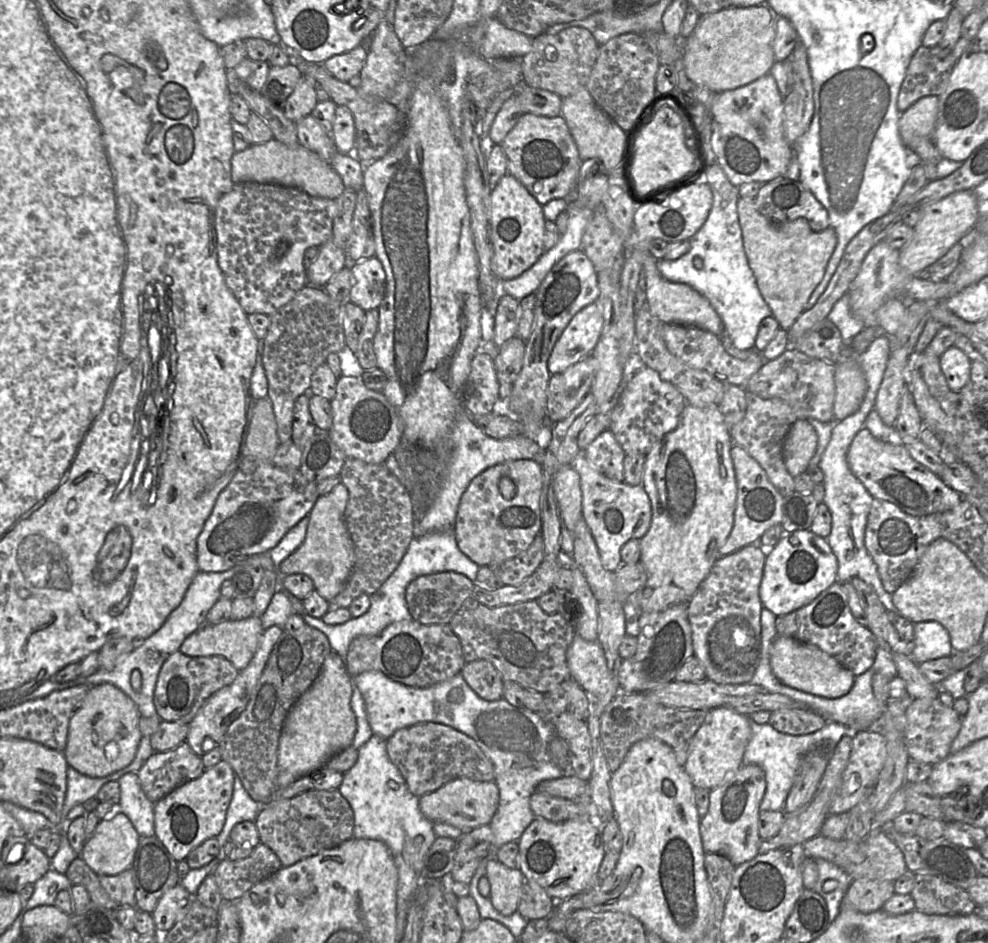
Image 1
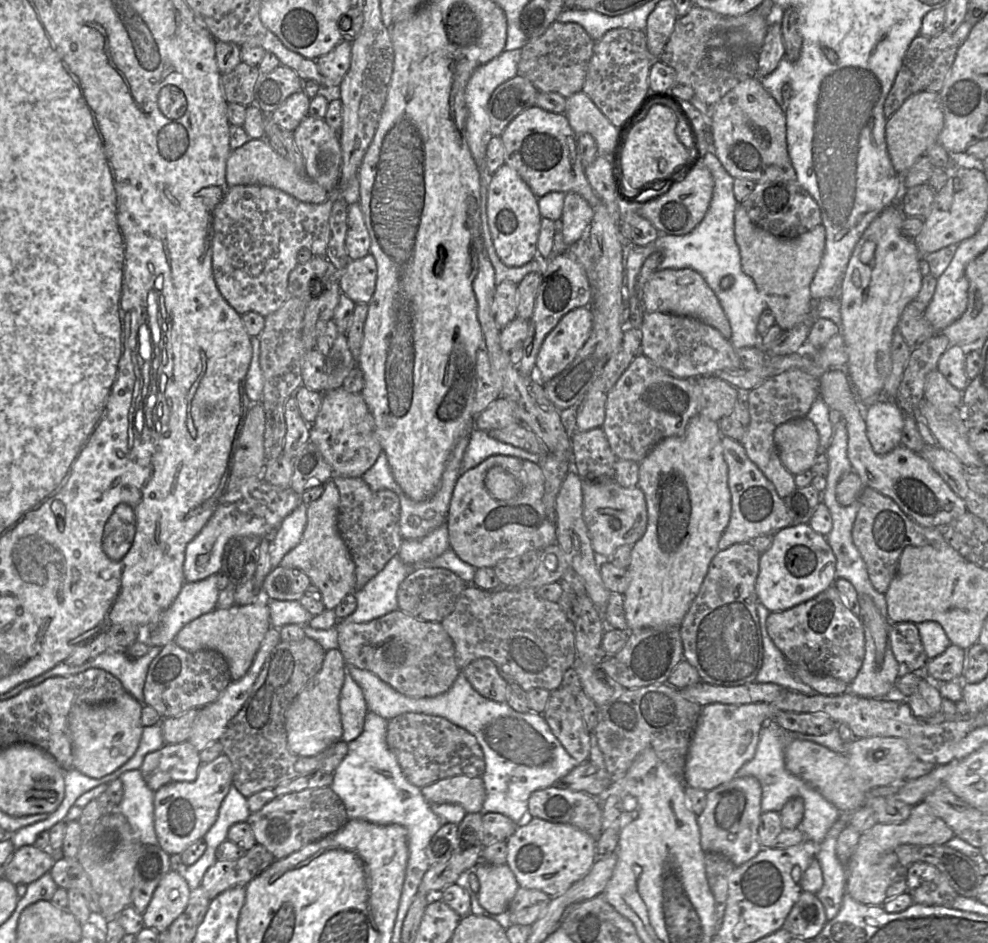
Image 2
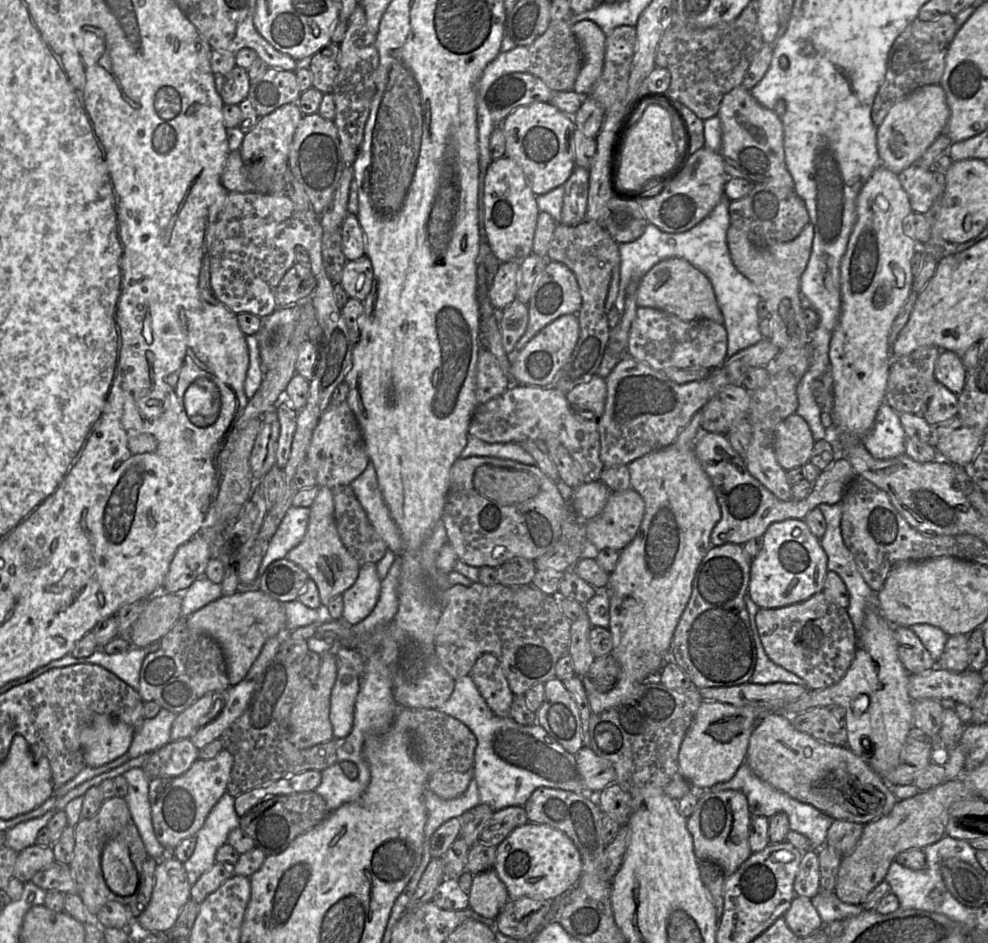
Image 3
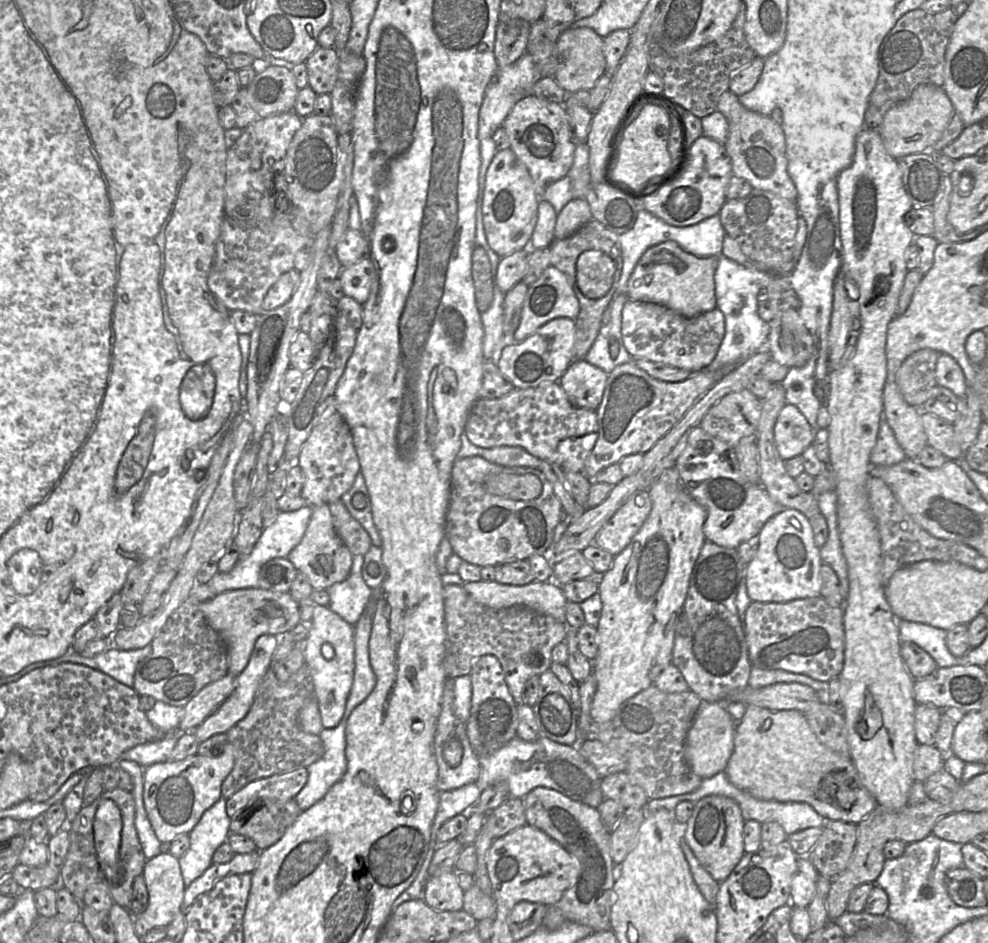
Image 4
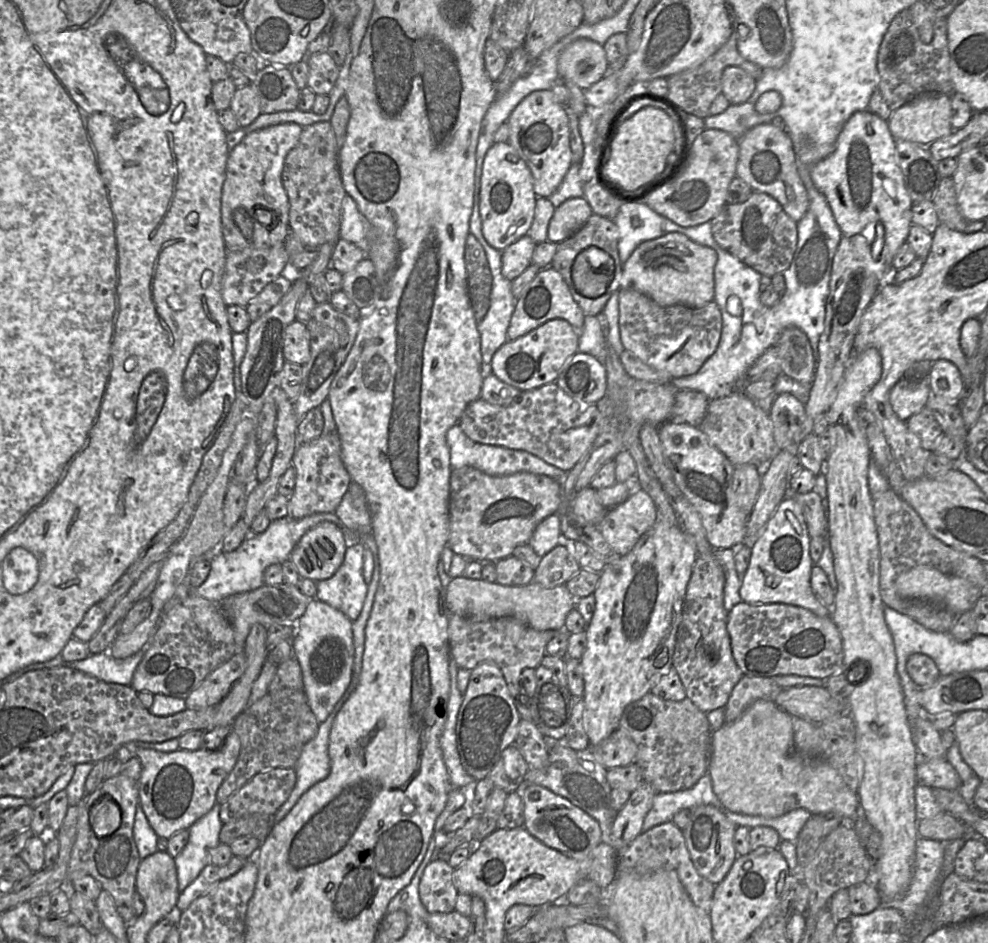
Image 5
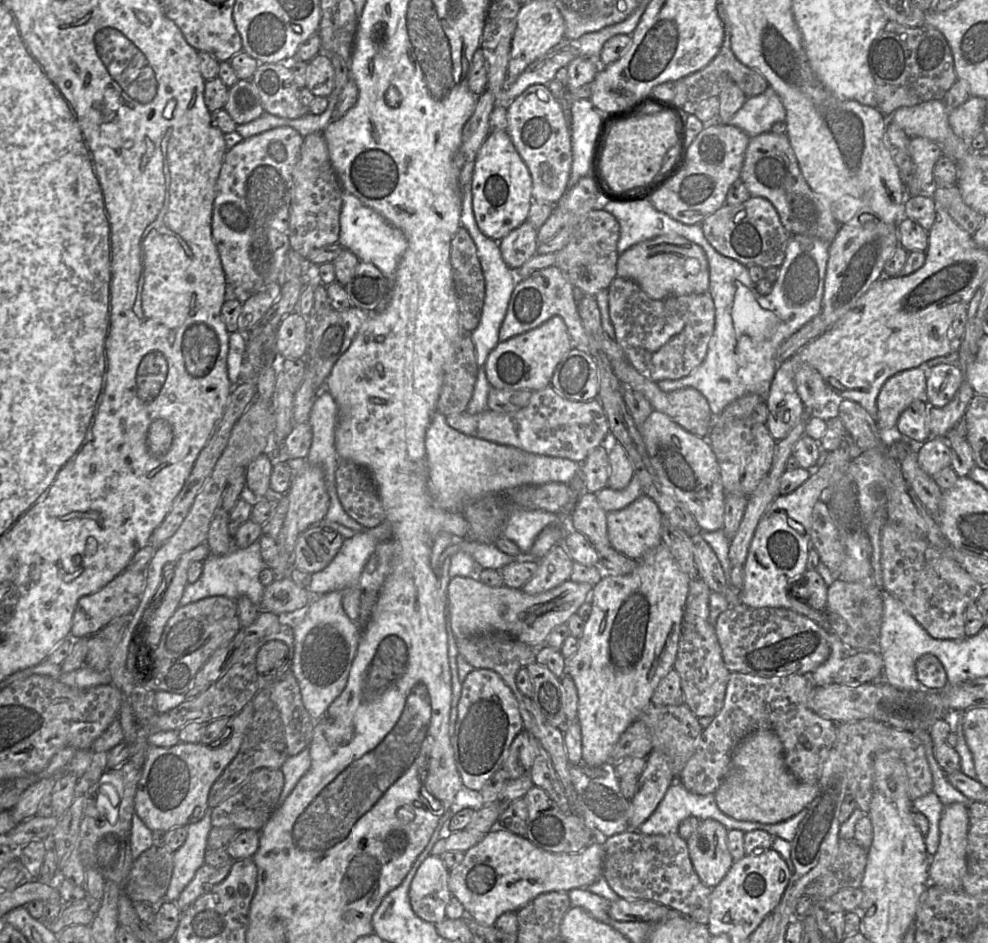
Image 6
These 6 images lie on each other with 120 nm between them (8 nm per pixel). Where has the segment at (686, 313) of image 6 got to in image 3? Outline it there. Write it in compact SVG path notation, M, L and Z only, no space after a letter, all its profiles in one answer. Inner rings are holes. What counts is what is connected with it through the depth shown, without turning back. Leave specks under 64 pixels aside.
M638 307L629 332L628 355L661 372L667 368L714 369L728 358L727 330L709 319L687 321L658 309Z

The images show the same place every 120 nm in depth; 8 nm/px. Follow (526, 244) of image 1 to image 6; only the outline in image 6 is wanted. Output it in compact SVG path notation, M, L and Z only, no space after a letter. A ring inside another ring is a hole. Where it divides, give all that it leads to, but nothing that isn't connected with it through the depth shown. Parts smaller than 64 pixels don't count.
M507 130L490 132L478 151L472 177L472 200L479 229L498 242L527 220L532 204L532 177Z

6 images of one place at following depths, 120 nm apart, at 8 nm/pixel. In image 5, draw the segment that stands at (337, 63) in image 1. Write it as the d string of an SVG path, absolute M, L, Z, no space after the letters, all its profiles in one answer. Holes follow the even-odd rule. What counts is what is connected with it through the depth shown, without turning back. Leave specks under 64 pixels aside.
M328 52L309 55L307 87L316 95L329 95L339 75L339 67Z

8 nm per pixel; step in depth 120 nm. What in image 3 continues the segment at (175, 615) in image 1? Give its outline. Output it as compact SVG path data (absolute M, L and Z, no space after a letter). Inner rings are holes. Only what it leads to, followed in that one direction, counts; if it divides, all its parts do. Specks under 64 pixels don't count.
M205 576L197 578L191 586L181 593L181 617L188 617L221 596L221 584L216 584Z

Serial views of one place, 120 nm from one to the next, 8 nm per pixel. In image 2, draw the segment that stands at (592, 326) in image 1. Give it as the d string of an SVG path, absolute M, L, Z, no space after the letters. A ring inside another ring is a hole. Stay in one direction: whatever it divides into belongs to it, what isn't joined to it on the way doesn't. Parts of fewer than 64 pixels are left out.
M589 306L565 314L543 341L532 371L533 381L547 382L562 372L588 340L593 326Z

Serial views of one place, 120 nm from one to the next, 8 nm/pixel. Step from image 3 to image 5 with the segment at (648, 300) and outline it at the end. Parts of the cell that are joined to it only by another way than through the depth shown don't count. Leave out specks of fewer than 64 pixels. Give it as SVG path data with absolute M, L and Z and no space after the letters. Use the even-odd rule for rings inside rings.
M671 232L636 247L622 265L620 286L646 294L660 306L701 308L714 300L716 262L715 250L693 242L682 233Z

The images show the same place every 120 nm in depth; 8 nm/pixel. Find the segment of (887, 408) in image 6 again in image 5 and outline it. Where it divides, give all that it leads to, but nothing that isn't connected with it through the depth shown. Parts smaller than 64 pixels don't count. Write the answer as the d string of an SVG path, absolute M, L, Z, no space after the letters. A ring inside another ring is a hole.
M903 377L891 389L889 400L896 415L907 421L926 406L929 394L927 379L911 380Z

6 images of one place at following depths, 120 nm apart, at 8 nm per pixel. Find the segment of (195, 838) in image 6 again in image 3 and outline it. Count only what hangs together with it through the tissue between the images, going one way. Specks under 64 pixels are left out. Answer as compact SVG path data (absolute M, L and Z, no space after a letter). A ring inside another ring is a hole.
M225 792L196 832L196 846L191 857L183 863L192 886L216 863L217 850L227 843L231 830L239 825L240 817L234 807L235 797Z

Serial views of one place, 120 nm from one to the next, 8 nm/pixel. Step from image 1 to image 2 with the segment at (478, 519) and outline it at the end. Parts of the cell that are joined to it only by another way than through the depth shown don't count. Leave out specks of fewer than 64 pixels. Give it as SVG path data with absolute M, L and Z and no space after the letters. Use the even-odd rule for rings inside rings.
M492 455L462 472L453 490L446 520L450 548L462 561L480 569L494 568L507 559L555 544L557 526L546 513L544 491L545 478L541 466L517 457ZM494 466L503 467L520 482L521 492L516 498L500 501L488 492L484 480L488 470Z

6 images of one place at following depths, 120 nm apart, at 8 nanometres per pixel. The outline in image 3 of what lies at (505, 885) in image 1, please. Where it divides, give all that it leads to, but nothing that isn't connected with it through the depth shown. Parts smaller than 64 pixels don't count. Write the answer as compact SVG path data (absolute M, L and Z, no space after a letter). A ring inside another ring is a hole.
M493 868L474 875L468 894L469 908L484 918L496 919L509 901L507 888Z

